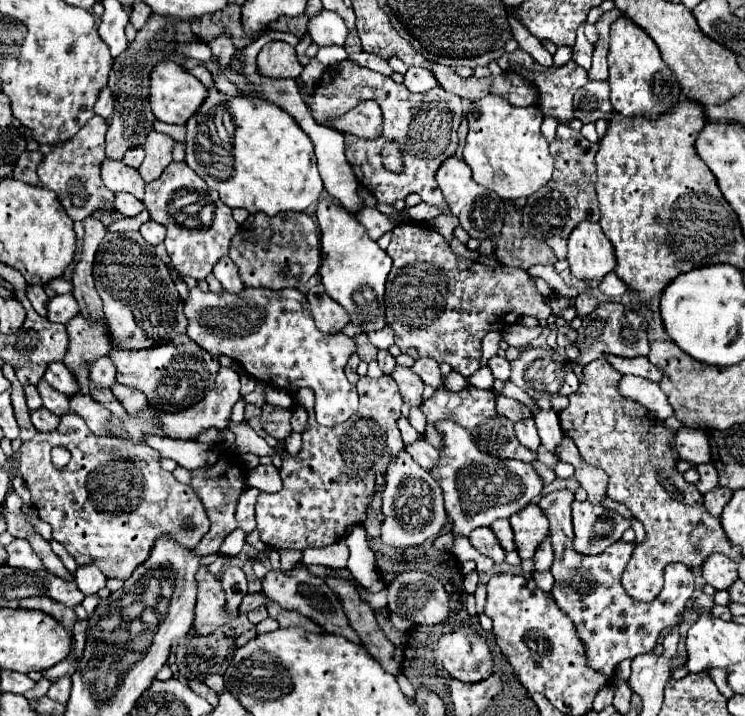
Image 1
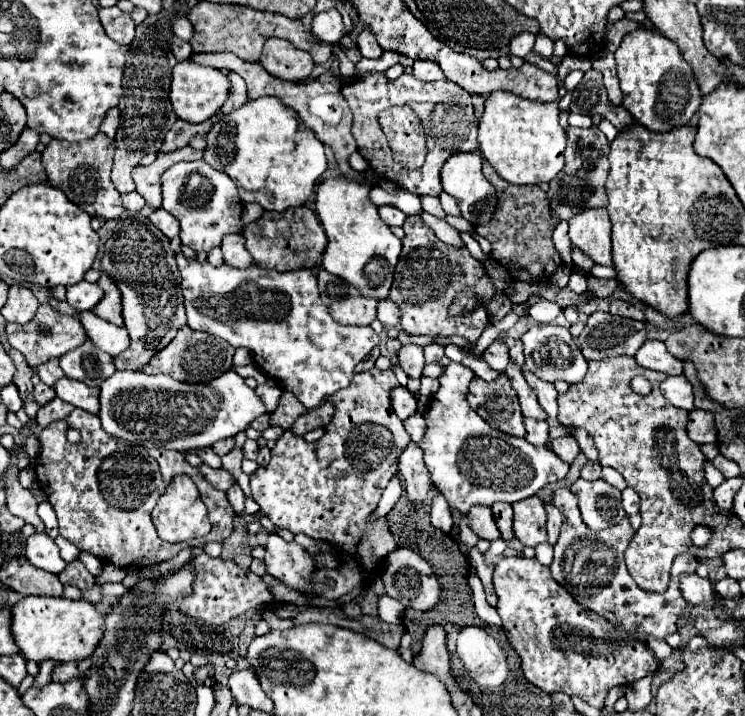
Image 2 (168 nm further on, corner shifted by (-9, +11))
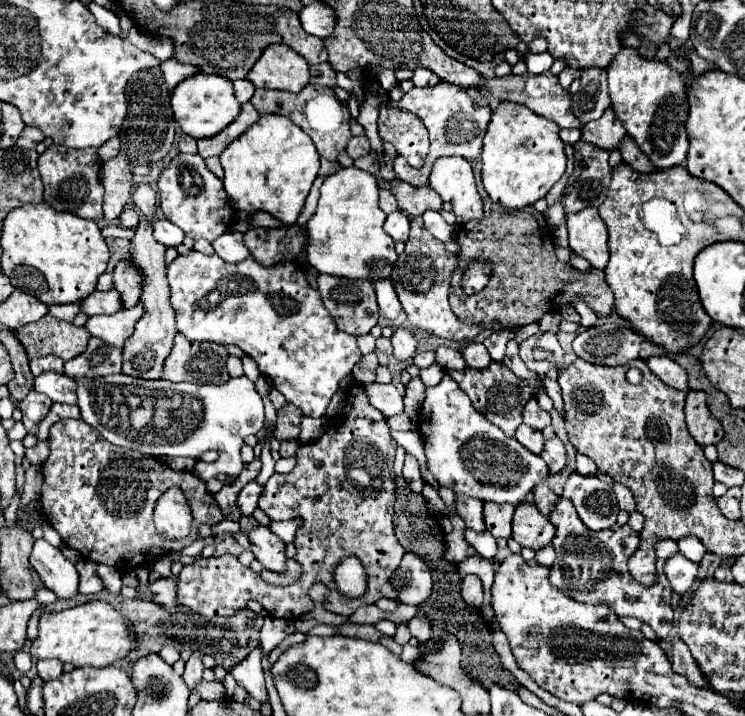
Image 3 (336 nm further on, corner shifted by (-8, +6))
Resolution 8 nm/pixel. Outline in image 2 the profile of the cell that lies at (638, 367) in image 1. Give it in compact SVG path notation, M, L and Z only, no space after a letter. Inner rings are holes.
M647 340L635 354L635 360L643 366L643 368L651 368L651 370L661 370L667 376L679 376L683 374L683 362L675 356L671 356L665 348L663 342L657 340Z

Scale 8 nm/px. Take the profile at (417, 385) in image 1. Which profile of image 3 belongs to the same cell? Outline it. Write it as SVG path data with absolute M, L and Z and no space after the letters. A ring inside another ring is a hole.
M396 329L392 335L392 347L394 347L394 357L404 363L412 363L416 355L416 337L410 329Z

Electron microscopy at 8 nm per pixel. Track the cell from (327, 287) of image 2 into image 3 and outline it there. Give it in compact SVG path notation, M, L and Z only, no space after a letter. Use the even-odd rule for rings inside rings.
M318 277L318 291L322 297L324 307L330 311L334 317L338 329L350 333L350 335L366 335L370 329L376 325L380 313L376 305L376 295L374 295L374 285L370 281L346 281L342 277Z

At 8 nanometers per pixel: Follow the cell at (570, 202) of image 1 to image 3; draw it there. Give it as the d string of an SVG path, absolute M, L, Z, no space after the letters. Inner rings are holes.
M586 141L574 145L574 171L564 187L564 211L578 213L586 207L600 207L608 195L610 165L606 149L598 149Z

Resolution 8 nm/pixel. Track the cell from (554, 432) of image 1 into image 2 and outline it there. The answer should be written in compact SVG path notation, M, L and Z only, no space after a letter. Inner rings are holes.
M523 366L521 370L523 370L523 376L525 376L527 384L535 390L541 408L547 412L547 416L551 420L555 420L557 418L557 390L555 390L555 386L551 382L539 380L533 372L527 372L527 366Z

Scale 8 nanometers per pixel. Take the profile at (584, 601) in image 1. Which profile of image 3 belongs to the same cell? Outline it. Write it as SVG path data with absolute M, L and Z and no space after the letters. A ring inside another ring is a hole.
M560 497L560 501L556 503L550 521L556 525L556 537L552 539L556 561L550 567L550 583L578 603L608 605L616 609L616 615L620 617L634 617L648 623L658 639L668 639L674 623L674 613L671 605L672 587L666 579L664 565L670 557L678 553L676 541L658 543L658 585L644 587L630 577L626 567L630 553L634 553L634 549L638 547L638 533L632 531L628 525L612 525L610 529L590 531L580 521L574 503L564 497Z

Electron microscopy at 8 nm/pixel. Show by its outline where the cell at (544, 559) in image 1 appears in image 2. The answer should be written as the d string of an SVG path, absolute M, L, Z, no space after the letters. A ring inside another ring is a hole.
M551 500L545 502L545 510L547 510L547 534L549 534L547 542L555 544L557 538L559 538L559 528L563 524L563 516L561 516L561 512L555 508L555 504Z

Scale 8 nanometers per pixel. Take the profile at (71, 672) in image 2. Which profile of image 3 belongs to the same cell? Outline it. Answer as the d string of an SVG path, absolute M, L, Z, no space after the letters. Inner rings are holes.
M46 659L46 661L38 661L36 663L38 667L38 675L44 679L44 681L52 681L56 677L60 677L64 671L62 671L62 663L60 661L54 661L54 659Z

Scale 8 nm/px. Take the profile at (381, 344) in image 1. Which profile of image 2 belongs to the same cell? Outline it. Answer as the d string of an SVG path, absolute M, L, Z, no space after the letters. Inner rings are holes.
M381 300L379 302L379 306L377 306L377 320L383 326L397 326L399 318L401 318L401 312L399 312L399 308L395 308L393 300Z

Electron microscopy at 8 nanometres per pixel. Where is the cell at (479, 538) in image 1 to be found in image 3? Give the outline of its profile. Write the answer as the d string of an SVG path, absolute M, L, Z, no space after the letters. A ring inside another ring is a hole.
M456 495L456 511L458 511L458 515L464 519L466 527L474 529L476 533L486 531L482 509L484 509L482 501L474 501L472 497L458 497Z

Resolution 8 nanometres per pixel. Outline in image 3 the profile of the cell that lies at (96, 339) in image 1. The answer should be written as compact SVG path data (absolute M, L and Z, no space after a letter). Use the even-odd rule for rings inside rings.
M122 259L114 267L112 279L114 279L112 289L116 289L120 293L120 301L122 301L124 309L134 307L138 303L138 297L140 297L142 277L140 277L138 269L134 265L130 265L130 259Z

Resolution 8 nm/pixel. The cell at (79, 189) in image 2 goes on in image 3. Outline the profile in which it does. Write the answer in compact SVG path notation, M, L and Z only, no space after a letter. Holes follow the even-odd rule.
M50 145L40 157L38 157L38 169L44 183L44 201L58 209L68 211L84 219L100 221L104 217L102 203L102 159L98 155L96 147L90 149L66 149L64 145Z

